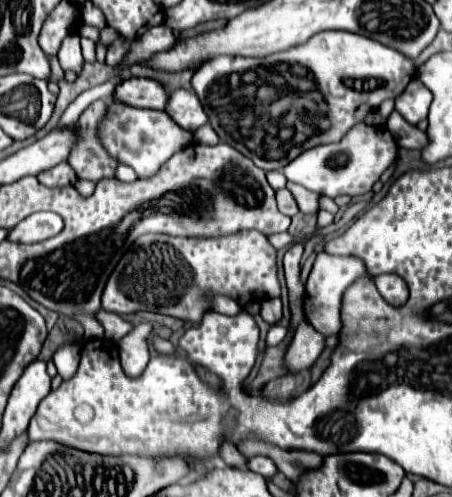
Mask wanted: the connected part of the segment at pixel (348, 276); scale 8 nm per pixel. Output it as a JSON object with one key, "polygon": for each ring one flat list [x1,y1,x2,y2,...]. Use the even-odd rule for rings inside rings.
{"polygon":[[317,253,317,259,313,263,313,269,307,277,307,291,305,291,305,319,325,337,329,335,337,335,341,329,341,295,343,291,365,273,363,261,357,257,331,257,327,253]]}

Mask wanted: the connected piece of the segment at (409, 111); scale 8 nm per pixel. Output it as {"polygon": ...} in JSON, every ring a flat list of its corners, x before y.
{"polygon":[[413,79,407,89,395,99,395,109,409,121,409,123,419,123,421,119,427,119,427,111,431,105,431,91,419,81]]}

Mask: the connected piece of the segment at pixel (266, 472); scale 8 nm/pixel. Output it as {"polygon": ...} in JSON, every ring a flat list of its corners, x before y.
{"polygon":[[255,455,255,459,249,459,247,465,255,467,255,473,259,473,263,477,273,477,277,473,275,463,269,457,263,457,263,455]]}

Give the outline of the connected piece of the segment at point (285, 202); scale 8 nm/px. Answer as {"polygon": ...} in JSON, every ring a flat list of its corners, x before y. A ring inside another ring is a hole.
{"polygon":[[277,189,277,205,279,205,279,211,293,217,295,213,299,213,297,209,297,203,293,199,293,195,287,191,287,189]]}

